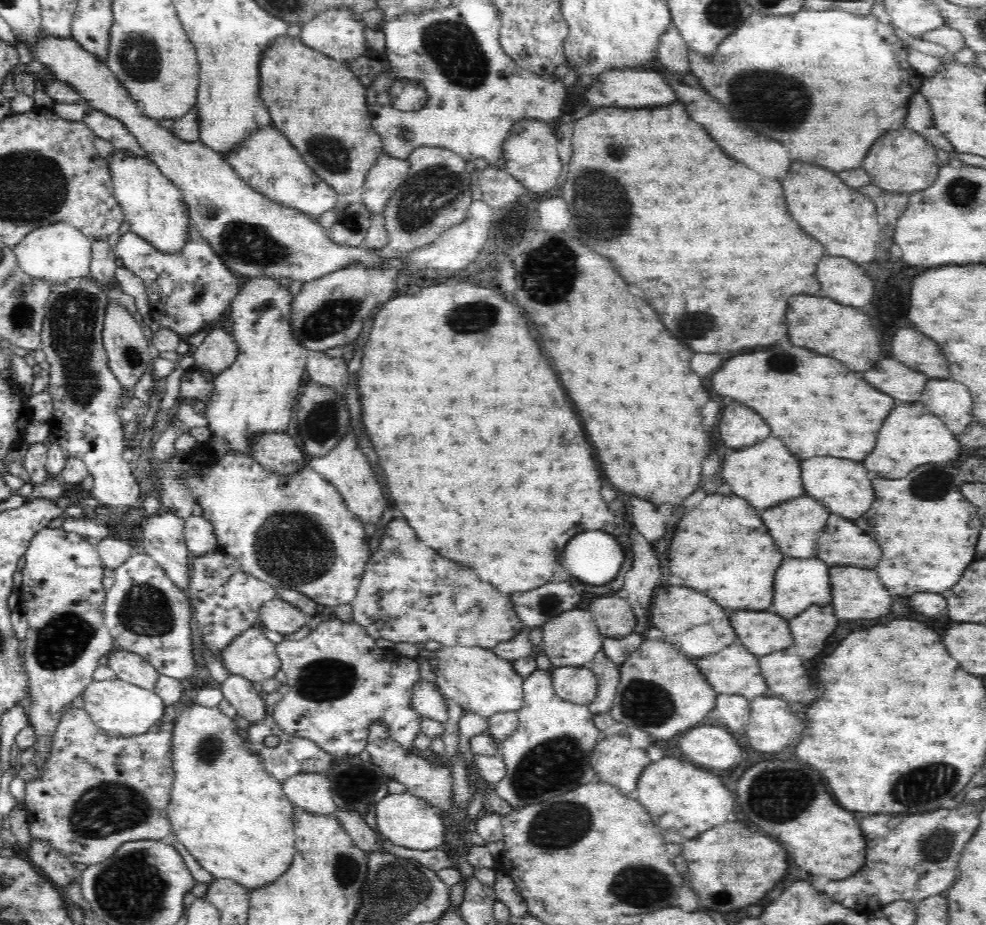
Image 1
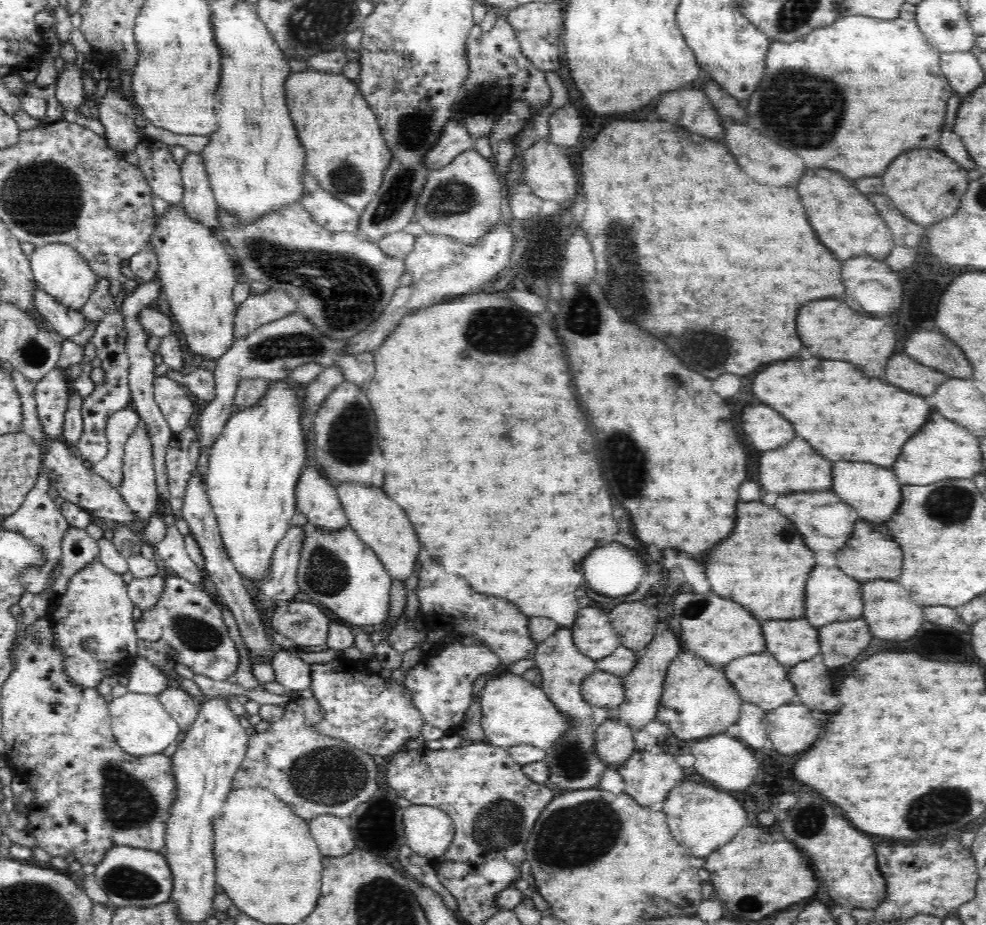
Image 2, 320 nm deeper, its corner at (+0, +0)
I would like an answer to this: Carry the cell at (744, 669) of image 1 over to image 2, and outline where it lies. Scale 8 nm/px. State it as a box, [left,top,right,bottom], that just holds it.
[722,652,796,712]

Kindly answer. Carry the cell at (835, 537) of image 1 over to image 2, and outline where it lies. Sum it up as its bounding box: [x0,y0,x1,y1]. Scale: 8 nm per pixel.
[836,520,902,583]

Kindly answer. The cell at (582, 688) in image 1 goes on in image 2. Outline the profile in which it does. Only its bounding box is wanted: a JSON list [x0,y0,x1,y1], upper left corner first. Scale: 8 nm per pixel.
[579,670,625,712]

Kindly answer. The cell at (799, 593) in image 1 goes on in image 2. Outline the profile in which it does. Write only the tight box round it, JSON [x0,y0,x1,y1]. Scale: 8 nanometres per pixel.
[803,564,861,627]

